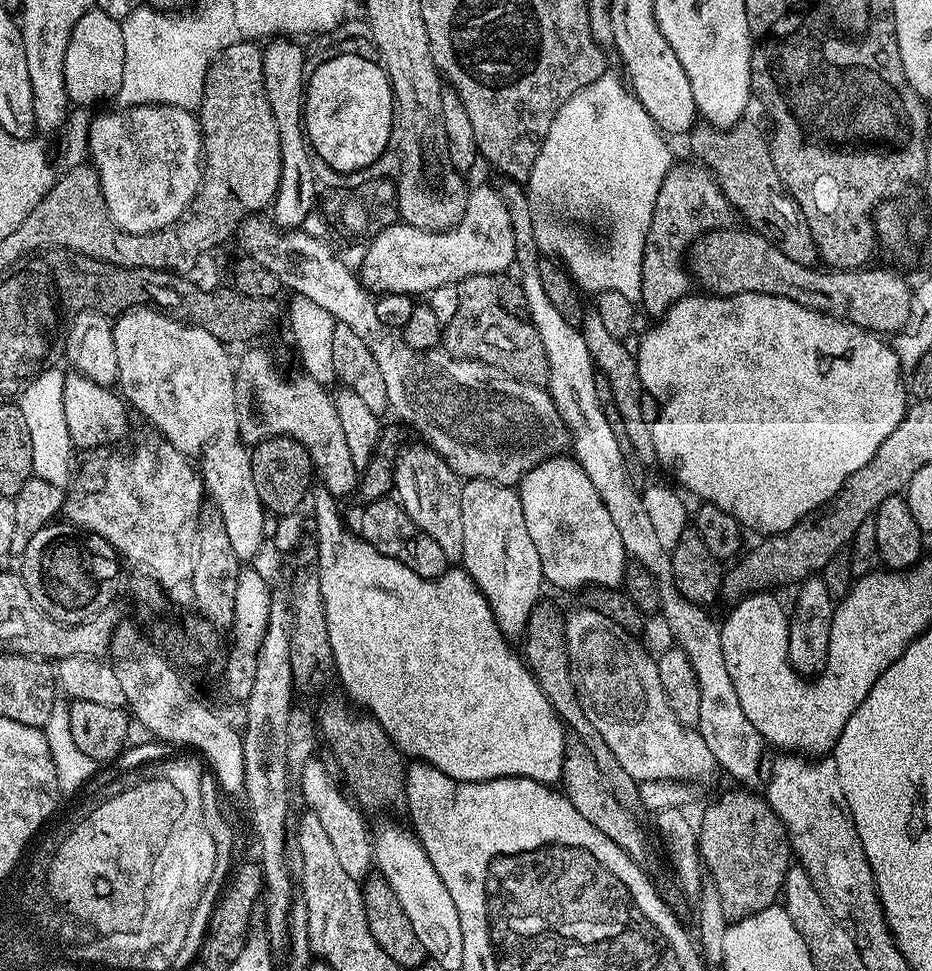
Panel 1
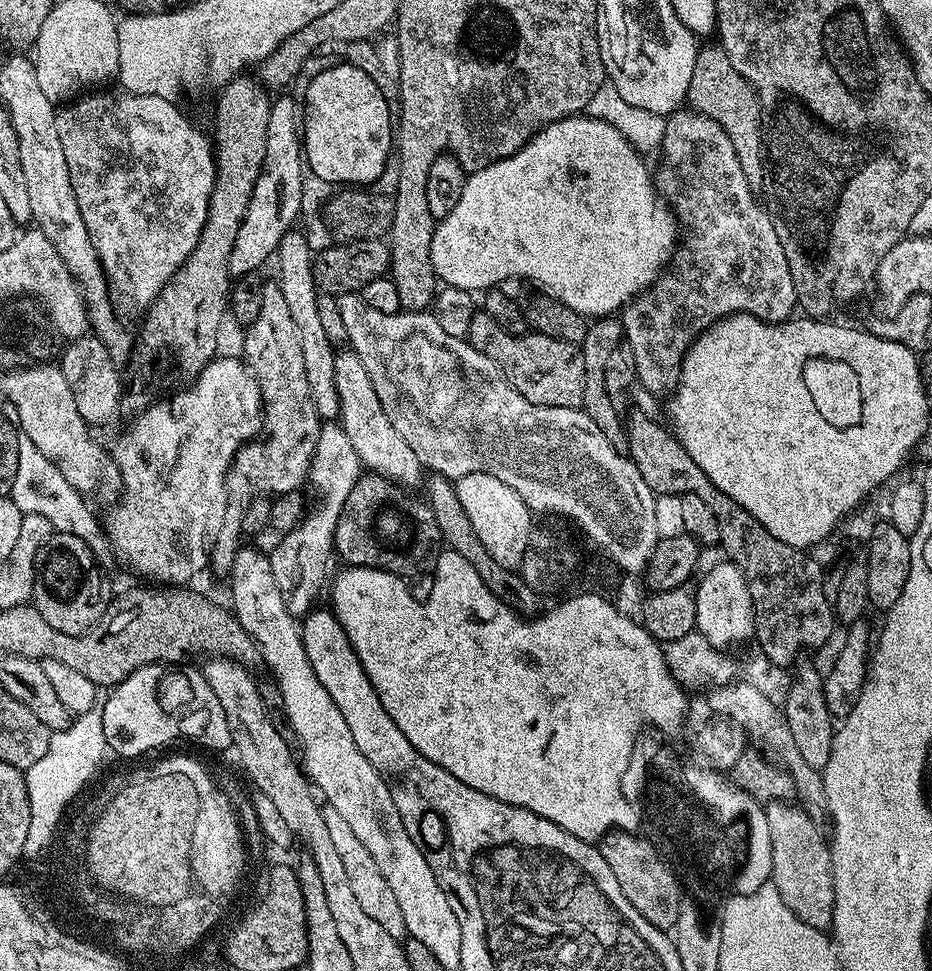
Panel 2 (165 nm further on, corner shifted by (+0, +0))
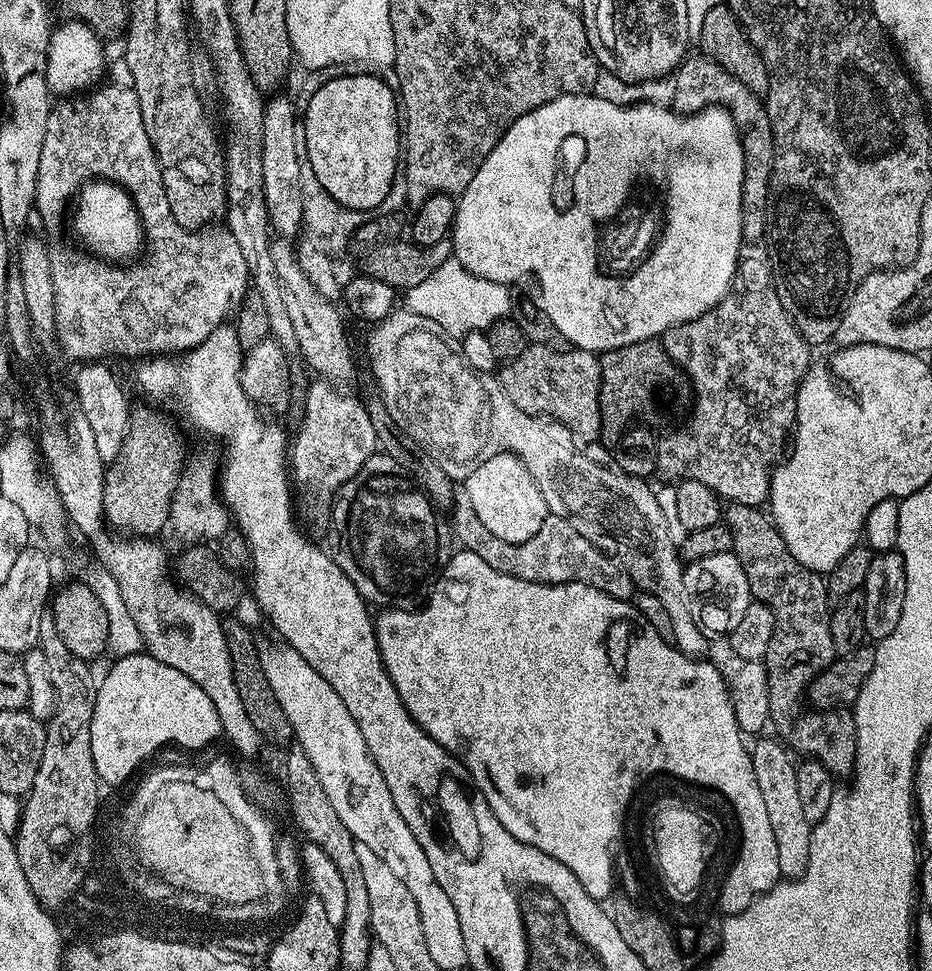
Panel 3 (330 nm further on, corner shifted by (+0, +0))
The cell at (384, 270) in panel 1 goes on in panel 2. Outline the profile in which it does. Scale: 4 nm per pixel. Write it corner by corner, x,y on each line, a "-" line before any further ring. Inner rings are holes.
587,114
568,116
564,120
554,121
546,125
532,140
512,157
498,160
493,164
469,175
466,190
462,190
462,202
454,206
453,212
435,225
433,245
430,246
430,258
433,260
433,270
437,277
449,288
461,288
473,294
481,290
491,290
504,280
512,280
516,276
529,276
532,280
540,280
547,295
561,300
570,306
579,316
599,318
619,313
624,305
634,296
646,291
661,272
668,267
678,248
678,225
671,208
660,199
654,183
653,173
643,164
641,153
636,147
606,122
596,120

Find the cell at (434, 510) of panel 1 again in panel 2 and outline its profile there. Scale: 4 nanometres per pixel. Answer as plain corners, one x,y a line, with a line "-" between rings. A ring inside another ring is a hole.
351,350
337,351
334,362
334,382
340,399
338,423
346,430
346,438
350,438
350,446
358,450
361,465
369,473
387,476
402,488
416,490
426,480
426,469
420,463
418,454
410,450
406,438
394,430
390,418
386,418
386,410
382,410
382,402
378,402
378,393
374,391
374,382
370,382
370,374
366,374
366,366
362,366
362,358

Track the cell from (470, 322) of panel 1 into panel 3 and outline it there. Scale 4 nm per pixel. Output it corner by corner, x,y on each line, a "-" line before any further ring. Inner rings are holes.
529,344
518,358
507,361
499,369
499,376
499,391
504,392
518,410
557,420
581,442
599,441
600,356
597,353
573,347
566,352
555,352
546,346

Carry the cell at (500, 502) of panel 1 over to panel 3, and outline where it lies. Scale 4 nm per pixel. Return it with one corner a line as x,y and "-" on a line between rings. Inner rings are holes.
508,452
482,462
482,466
478,466
478,470
471,472
467,480
463,481
462,488
468,493
470,506
474,506
474,514
478,514
478,522
482,522
482,526
486,526
490,534
502,538
502,542
517,544
534,538
534,534
538,534
542,522
550,514
526,466
522,466
518,457
511,456

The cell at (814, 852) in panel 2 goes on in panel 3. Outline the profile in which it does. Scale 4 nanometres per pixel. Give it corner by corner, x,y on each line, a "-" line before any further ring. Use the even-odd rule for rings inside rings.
764,734
757,740
760,741
756,745
753,743
750,748
754,779
758,782
758,791
762,794
766,814
770,814
770,827
774,830
774,842
778,842
780,874
784,878
798,878
808,865
813,825
808,824
806,814
802,814
802,805
798,799
796,764
794,760
791,760
793,757
789,749
779,739
771,740
768,734

